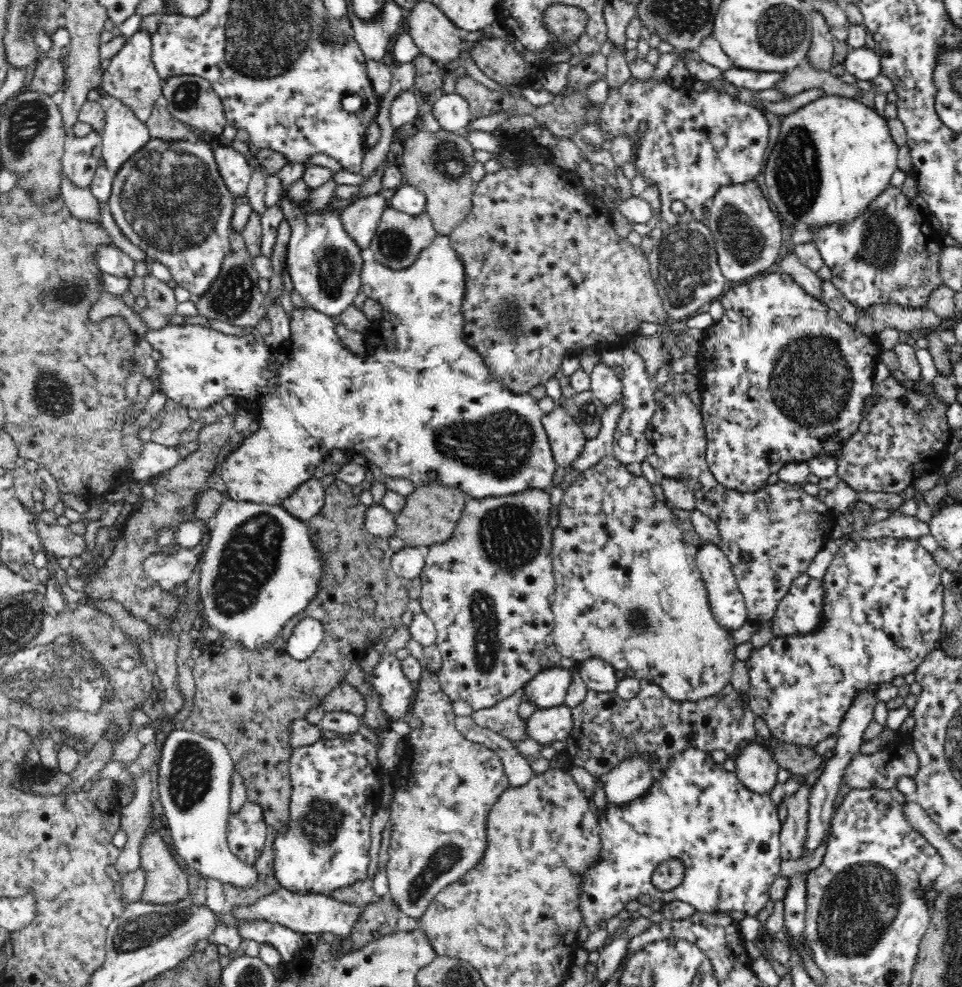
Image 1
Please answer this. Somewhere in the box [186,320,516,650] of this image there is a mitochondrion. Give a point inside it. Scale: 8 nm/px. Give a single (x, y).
(250, 557)

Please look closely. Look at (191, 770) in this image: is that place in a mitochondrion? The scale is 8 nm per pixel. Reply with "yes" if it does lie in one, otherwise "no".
yes

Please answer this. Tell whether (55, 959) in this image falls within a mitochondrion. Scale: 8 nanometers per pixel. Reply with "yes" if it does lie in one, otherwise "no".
no

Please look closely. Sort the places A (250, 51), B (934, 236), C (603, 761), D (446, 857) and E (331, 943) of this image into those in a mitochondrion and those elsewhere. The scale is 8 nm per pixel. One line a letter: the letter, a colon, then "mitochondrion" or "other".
A: mitochondrion
B: other
C: other
D: mitochondrion
E: other

